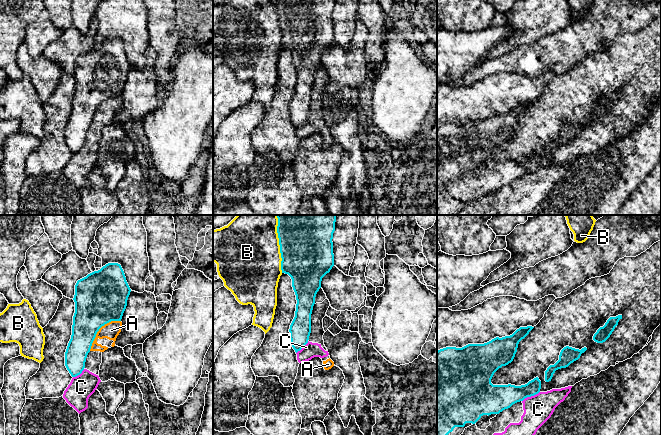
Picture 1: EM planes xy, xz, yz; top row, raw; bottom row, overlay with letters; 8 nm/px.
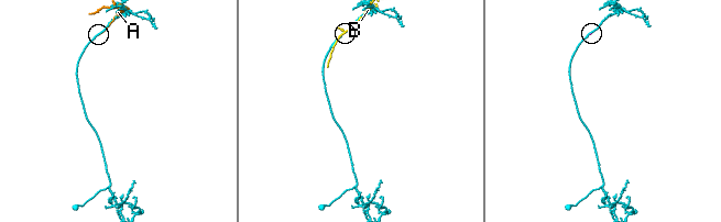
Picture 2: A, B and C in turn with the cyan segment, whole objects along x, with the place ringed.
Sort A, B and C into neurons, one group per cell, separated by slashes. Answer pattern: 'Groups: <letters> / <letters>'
Groups: A C / B

